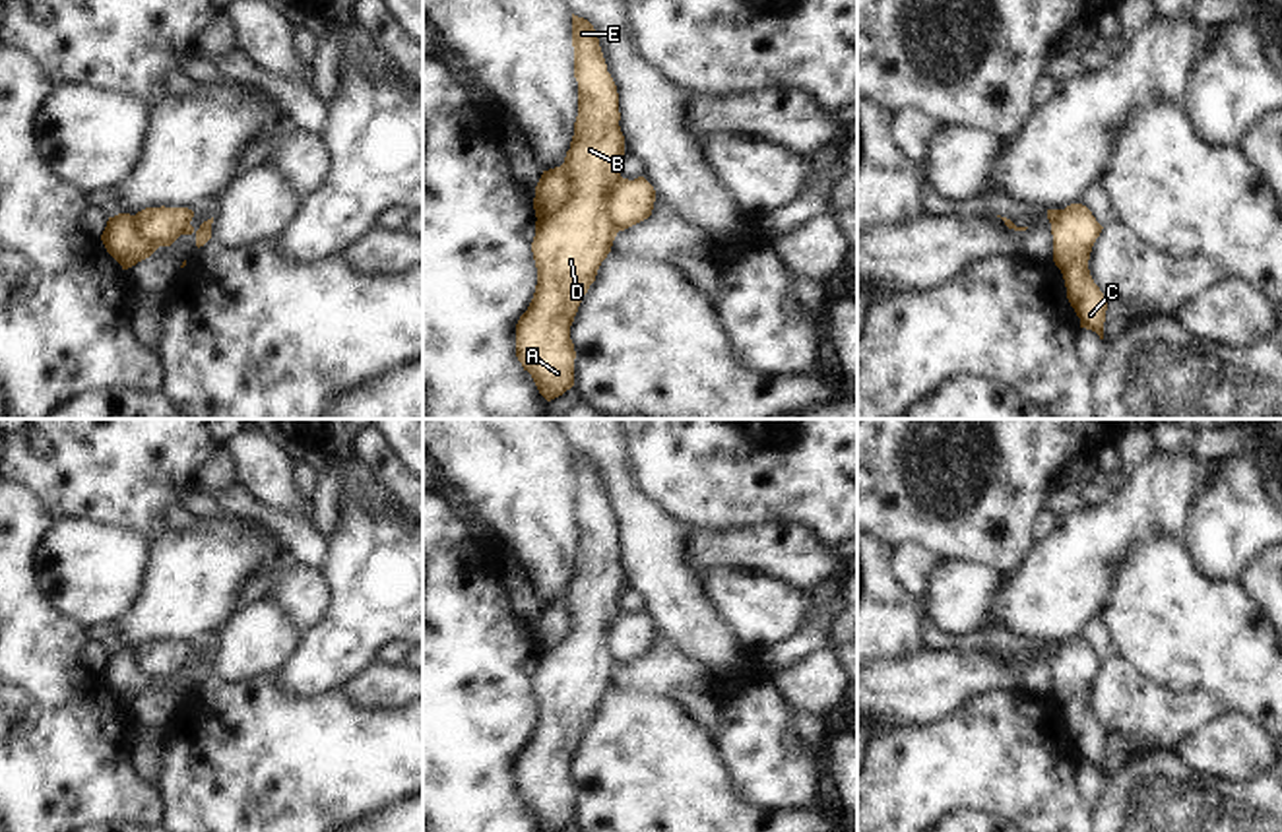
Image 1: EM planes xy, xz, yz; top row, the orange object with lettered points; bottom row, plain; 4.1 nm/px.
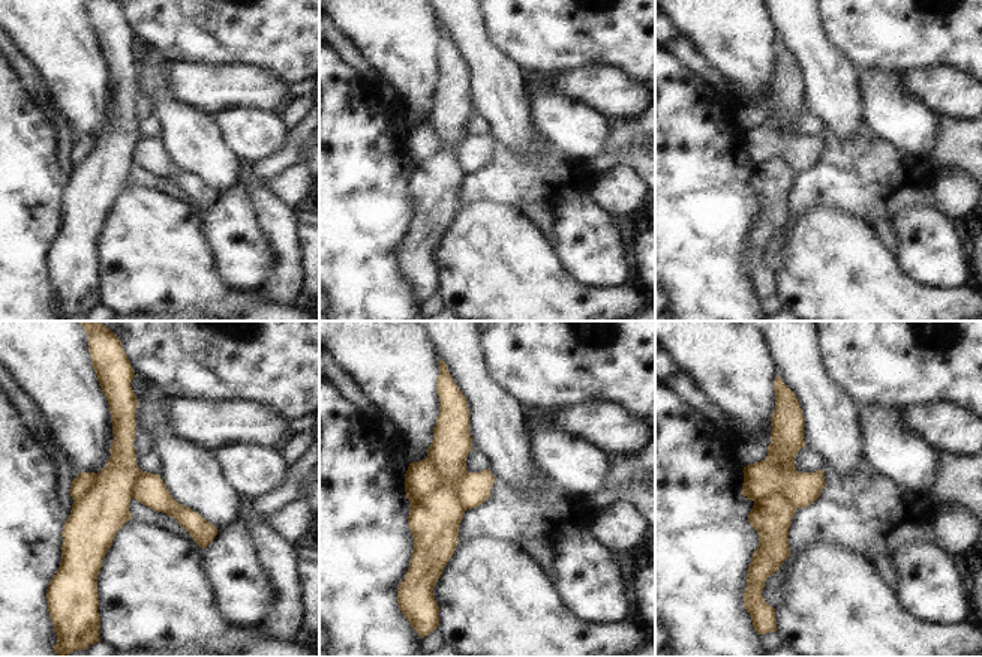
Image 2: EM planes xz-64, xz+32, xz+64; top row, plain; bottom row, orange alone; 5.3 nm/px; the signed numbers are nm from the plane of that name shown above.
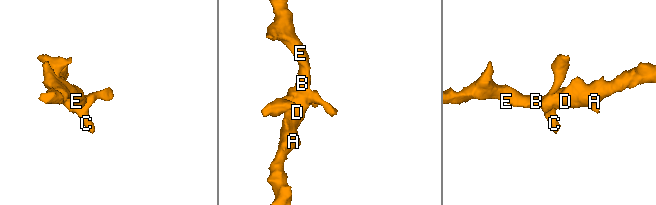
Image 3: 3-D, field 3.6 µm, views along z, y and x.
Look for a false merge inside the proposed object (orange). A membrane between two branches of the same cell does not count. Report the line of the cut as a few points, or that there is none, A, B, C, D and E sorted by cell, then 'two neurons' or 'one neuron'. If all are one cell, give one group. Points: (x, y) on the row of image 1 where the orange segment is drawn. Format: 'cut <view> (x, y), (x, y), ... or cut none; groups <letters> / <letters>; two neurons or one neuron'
cut xz (563, 163), (569, 175), (571, 198), (538, 220); groups A B D E / C; two neurons

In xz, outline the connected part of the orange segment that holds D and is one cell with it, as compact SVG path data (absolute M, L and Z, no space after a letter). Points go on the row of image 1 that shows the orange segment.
M574 14L572 47L578 116L562 163L572 200L535 221L537 285L516 324L516 357L547 401L574 386L570 326L619 233L605 200L623 178L619 161L625 155L617 85L593 25Z

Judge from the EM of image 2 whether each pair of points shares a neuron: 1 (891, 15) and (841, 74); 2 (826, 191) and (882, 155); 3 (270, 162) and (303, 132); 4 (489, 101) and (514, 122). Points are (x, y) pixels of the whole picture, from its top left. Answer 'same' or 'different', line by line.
1: different
2: same
3: same
4: same

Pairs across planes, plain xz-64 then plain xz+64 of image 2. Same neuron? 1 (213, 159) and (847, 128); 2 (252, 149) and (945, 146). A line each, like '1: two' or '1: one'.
1: one
2: two

